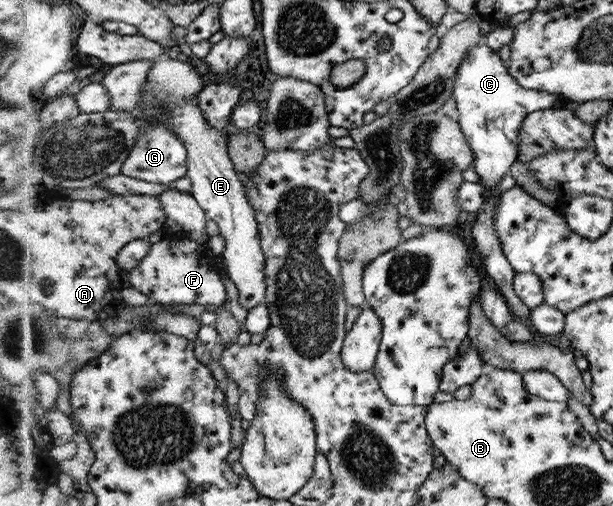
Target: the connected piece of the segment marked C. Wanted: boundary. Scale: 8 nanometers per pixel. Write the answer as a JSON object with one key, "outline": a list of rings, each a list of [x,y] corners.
{"outline":[[[485,41],[473,46],[466,59],[457,70],[457,77],[453,84],[453,98],[456,101],[456,110],[459,114],[461,129],[465,138],[474,150],[474,168],[480,176],[479,183],[485,186],[487,192],[495,192],[499,182],[505,174],[508,174],[510,166],[516,162],[520,149],[520,130],[526,116],[537,110],[549,109],[554,106],[565,106],[566,100],[558,98],[555,94],[541,90],[530,90],[517,82],[517,79],[509,73],[508,66],[503,62],[499,54],[490,50]]]}

